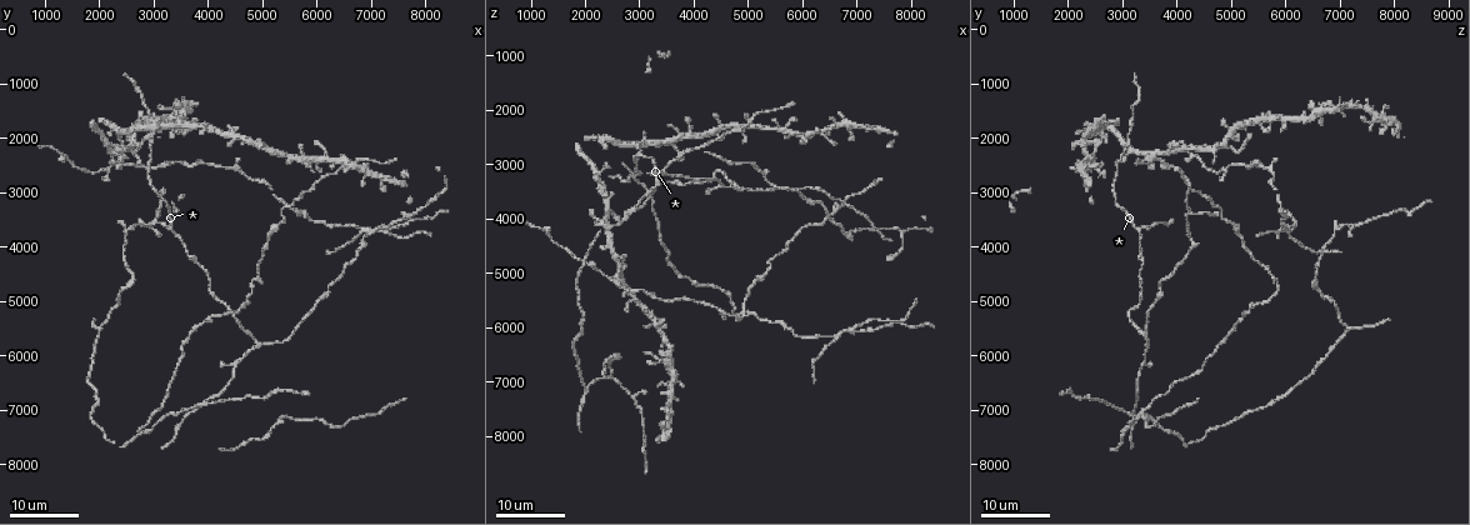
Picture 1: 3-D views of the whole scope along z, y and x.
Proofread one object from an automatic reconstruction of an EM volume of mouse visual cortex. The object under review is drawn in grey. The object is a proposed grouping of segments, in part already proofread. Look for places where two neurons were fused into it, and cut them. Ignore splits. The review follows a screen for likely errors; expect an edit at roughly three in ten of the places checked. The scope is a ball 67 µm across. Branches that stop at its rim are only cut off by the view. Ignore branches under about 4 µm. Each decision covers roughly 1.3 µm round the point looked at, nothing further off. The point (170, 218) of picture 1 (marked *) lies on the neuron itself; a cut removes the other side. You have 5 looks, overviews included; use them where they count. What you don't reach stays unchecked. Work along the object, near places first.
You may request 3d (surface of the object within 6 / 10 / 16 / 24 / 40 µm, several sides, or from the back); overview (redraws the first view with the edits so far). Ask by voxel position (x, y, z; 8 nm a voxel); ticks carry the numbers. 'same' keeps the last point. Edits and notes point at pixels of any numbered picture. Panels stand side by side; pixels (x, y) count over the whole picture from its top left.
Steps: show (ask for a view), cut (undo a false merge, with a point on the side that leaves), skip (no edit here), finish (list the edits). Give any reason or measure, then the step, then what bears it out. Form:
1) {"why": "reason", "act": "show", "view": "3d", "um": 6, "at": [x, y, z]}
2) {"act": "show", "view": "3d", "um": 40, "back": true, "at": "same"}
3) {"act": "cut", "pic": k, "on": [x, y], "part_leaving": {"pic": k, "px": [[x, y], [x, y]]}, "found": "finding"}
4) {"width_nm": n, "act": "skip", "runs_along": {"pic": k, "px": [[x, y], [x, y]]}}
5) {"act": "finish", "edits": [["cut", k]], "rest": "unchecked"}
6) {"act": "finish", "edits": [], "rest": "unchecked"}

{"why": "a fork", "act": "show", "view": "3d", "um": 24, "at": [3300, 3700, 3250]}

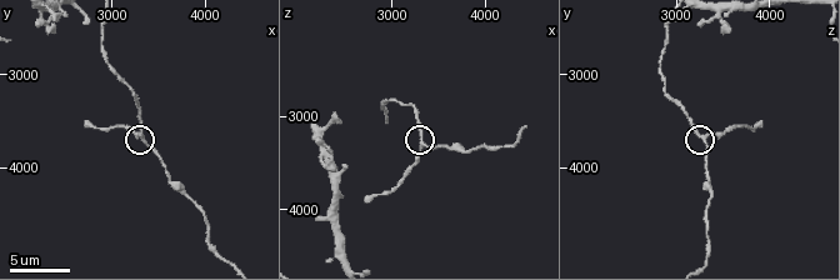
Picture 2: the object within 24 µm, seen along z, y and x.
{"why": "closer look", "act": "show", "view": "3d", "um": 10, "at": [3300, 3650, 3300]}

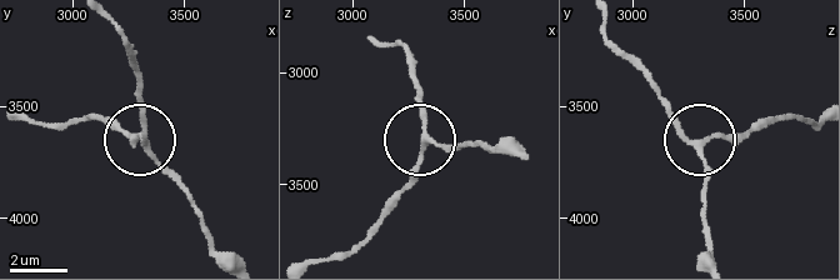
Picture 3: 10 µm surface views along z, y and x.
{"act": "show", "view": "3d", "um": 6, "at": [3320, 3670, 3310]}

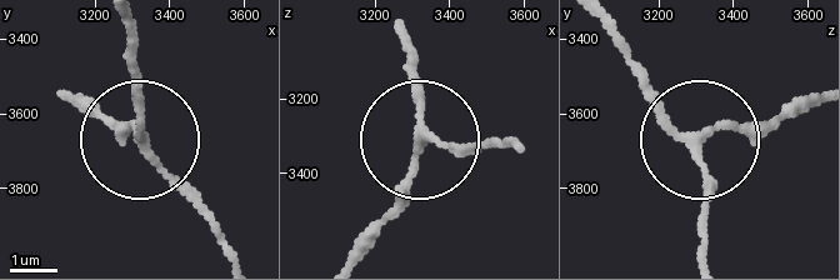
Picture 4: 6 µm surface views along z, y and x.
{"act": "skip", "runs_along": {"pic": 4, "px": [[411, 70], [423, 130], [408, 201], [379, 234]]}, "found": "all the same neuron"}

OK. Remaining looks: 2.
{"why": "arms run side by side", "act": "show", "view": "3d", "um": 24, "at": [3900, 1800, 2350]}

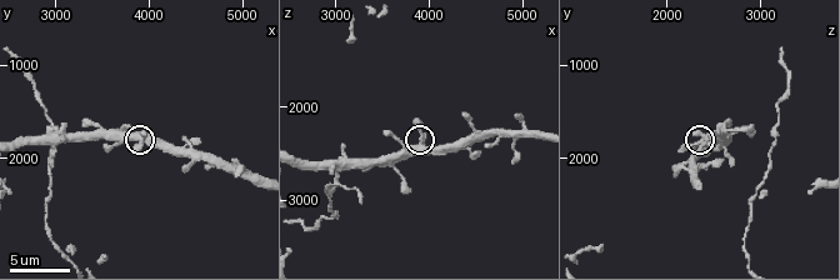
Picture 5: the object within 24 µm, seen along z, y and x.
{"act": "show", "view": "3d", "um": 6, "at": [3950, 1800, 2400]}

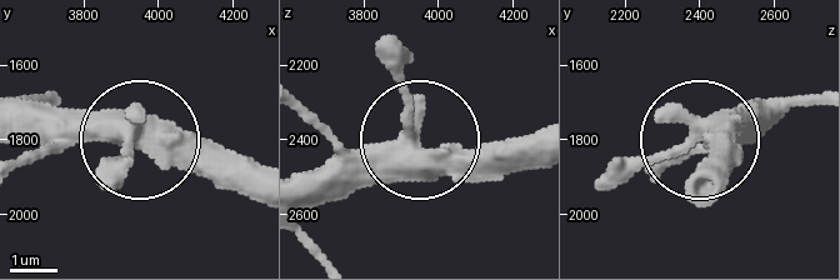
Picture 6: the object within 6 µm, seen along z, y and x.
{"act": "skip", "runs_along": {"pic": 6, "px": [[308, 206], [403, 143], [395, 44]]}, "found": "continuous, no second neuron"}

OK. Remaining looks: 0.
{"act": "finish", "edits": [], "rest": "unchecked"}

